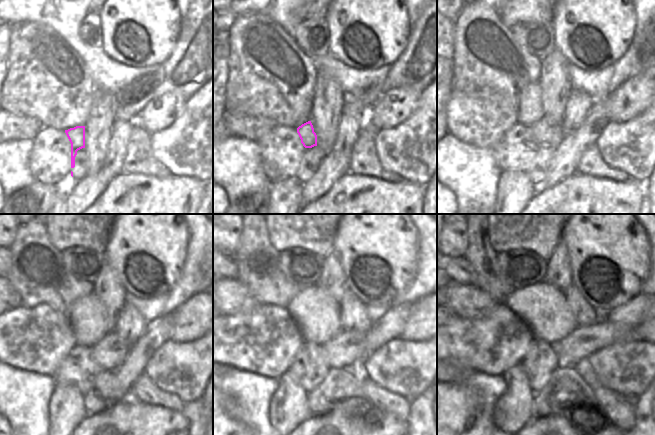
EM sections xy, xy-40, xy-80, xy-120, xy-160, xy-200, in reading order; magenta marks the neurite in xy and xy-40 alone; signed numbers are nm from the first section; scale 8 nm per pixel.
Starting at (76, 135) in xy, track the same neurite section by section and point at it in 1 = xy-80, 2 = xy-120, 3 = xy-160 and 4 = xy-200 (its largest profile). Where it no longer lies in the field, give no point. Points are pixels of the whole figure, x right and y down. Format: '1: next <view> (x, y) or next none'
1: next xy-80 (550, 135)
2: next xy-120 (111, 352)
3: next xy-160 (344, 348)
4: next xy-200 (585, 340)

